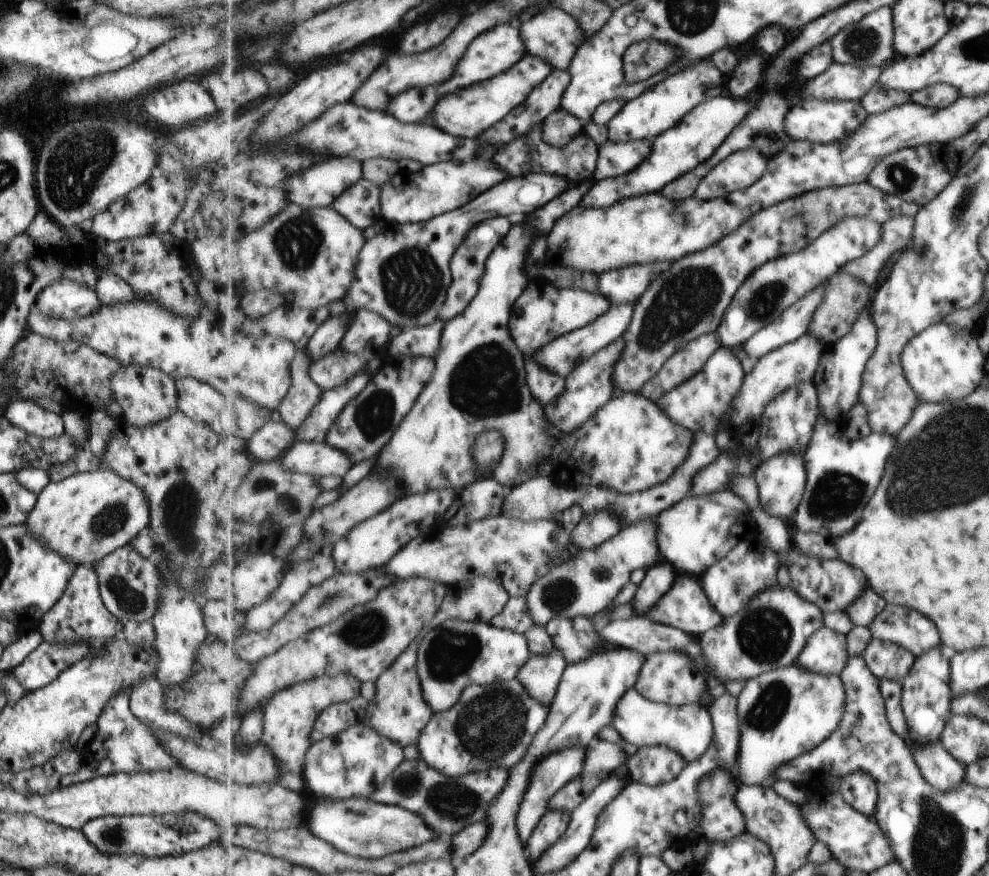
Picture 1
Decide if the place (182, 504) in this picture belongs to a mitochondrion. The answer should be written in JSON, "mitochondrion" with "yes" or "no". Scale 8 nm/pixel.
{"mitochondrion":"yes"}

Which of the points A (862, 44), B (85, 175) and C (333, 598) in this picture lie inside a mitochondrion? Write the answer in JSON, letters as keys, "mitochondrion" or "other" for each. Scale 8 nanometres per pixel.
{"A":"mitochondrion","B":"mitochondrion","C":"mitochondrion"}

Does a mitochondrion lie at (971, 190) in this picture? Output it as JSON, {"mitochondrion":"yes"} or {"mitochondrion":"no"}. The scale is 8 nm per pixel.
{"mitochondrion":"yes"}

